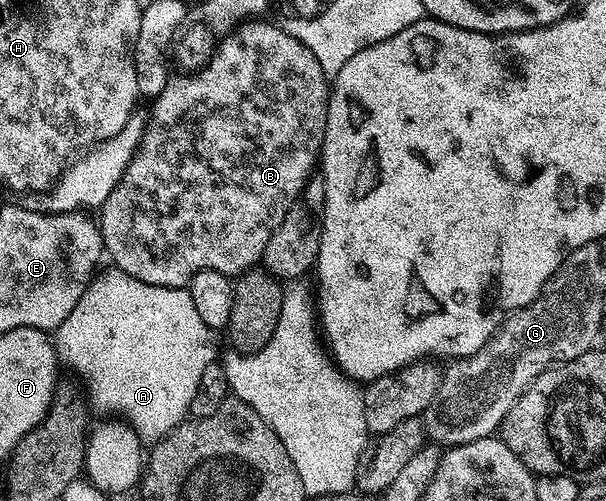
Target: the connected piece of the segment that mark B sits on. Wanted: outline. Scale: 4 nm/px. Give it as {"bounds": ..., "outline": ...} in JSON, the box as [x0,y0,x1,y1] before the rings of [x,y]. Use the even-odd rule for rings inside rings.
{"bounds":[98,18,330,288],"outline":[[[252,18],[236,25],[215,45],[203,68],[191,74],[180,75],[184,76],[178,77],[177,80],[176,77],[169,79],[159,96],[151,101],[152,114],[147,117],[144,137],[140,140],[132,161],[126,166],[121,180],[114,186],[98,212],[100,237],[104,240],[104,252],[112,255],[111,263],[142,282],[167,288],[183,288],[192,281],[194,274],[206,270],[214,270],[226,277],[236,278],[263,261],[270,238],[276,233],[280,223],[287,218],[288,213],[297,207],[299,200],[296,199],[305,195],[309,187],[308,179],[321,163],[330,95],[330,80],[325,76],[318,58],[314,58],[312,51],[281,25],[279,28],[276,24],[267,24],[264,18]]]}

